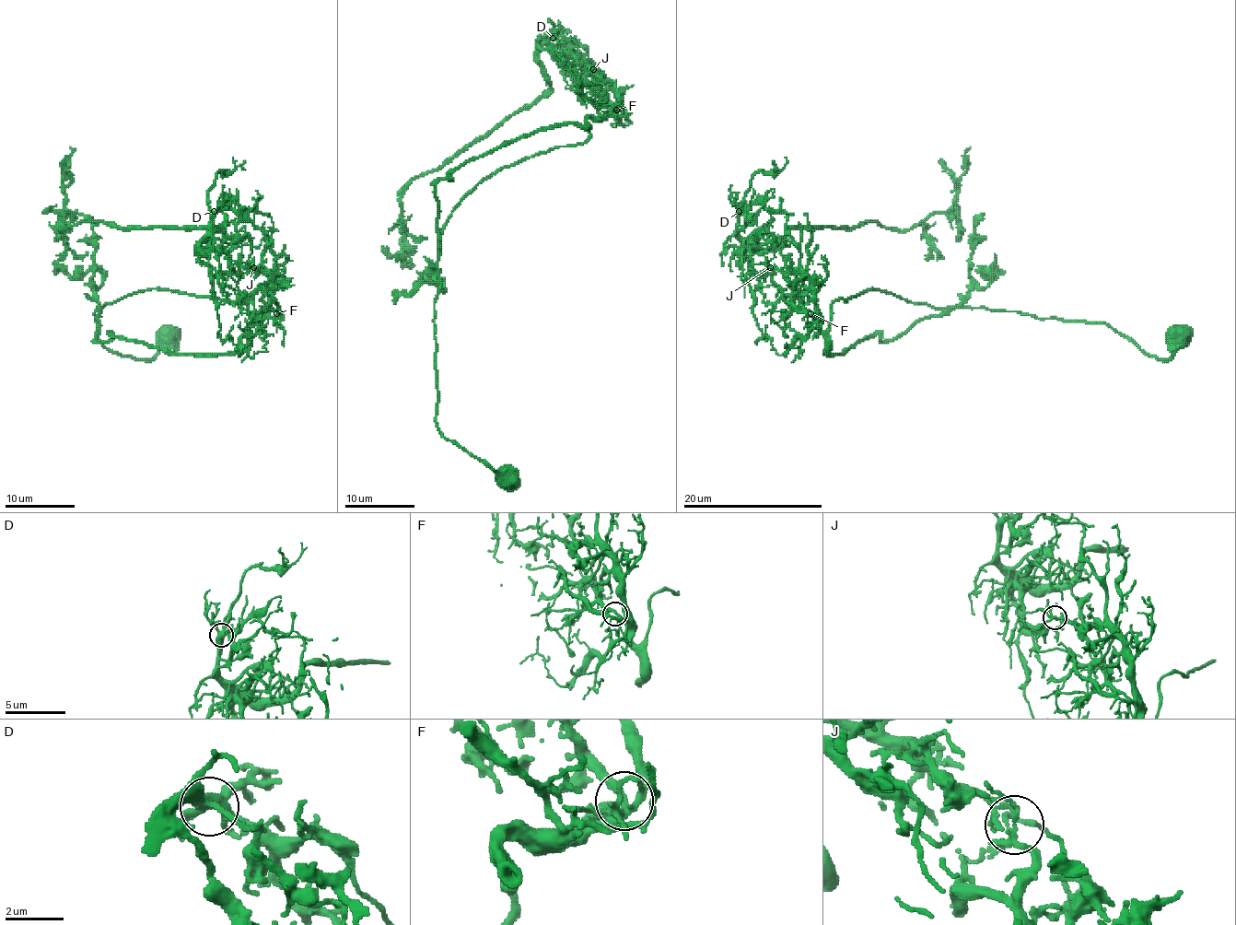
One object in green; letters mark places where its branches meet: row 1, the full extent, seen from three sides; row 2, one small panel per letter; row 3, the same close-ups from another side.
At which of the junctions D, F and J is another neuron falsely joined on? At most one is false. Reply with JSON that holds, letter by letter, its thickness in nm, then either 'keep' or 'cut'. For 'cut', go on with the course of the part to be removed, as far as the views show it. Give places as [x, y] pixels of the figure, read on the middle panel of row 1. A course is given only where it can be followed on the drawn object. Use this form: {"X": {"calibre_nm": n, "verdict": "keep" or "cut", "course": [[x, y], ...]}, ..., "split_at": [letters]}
{"D": {"calibre_nm": 400, "verdict": "keep"}, "F": {"calibre_nm": 280, "verdict": "keep"}, "J": {"calibre_nm": 150, "verdict": "cut", "course": [[593, 69], [546, 43], [539, 55], [548, 88], [411, 181], [401, 199], [402, 263], [410, 269]]}, "split_at": ["J"]}

